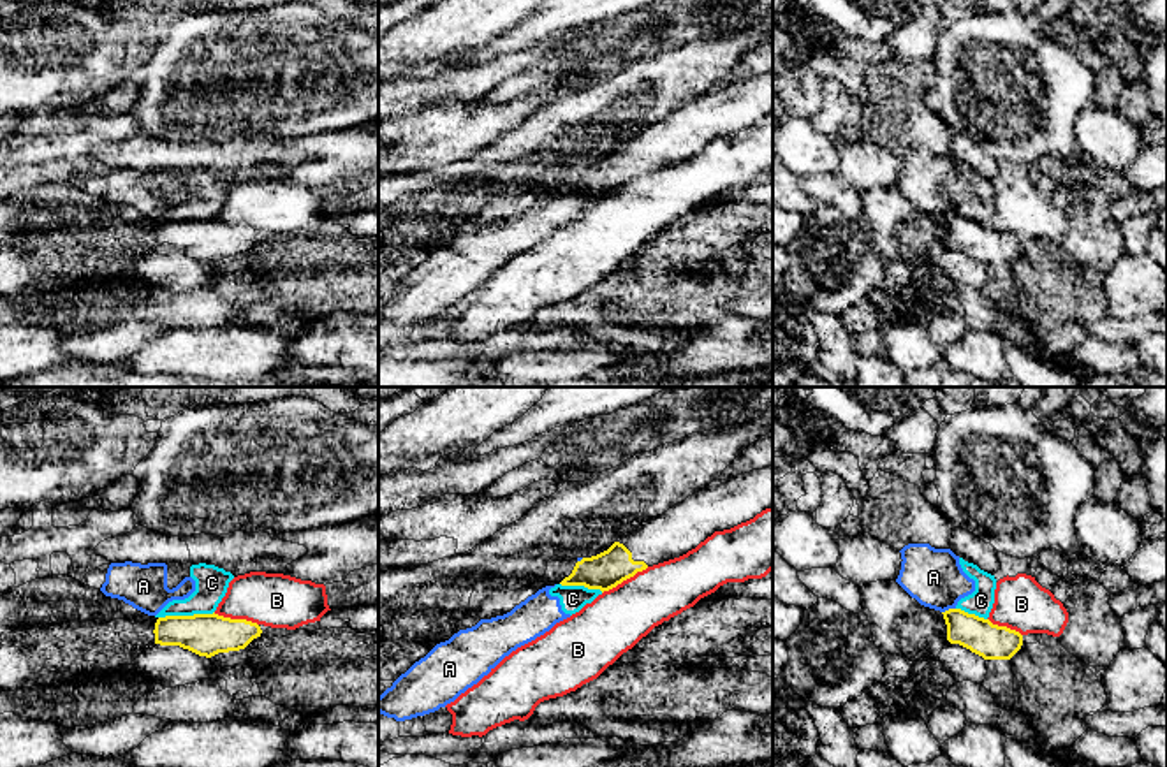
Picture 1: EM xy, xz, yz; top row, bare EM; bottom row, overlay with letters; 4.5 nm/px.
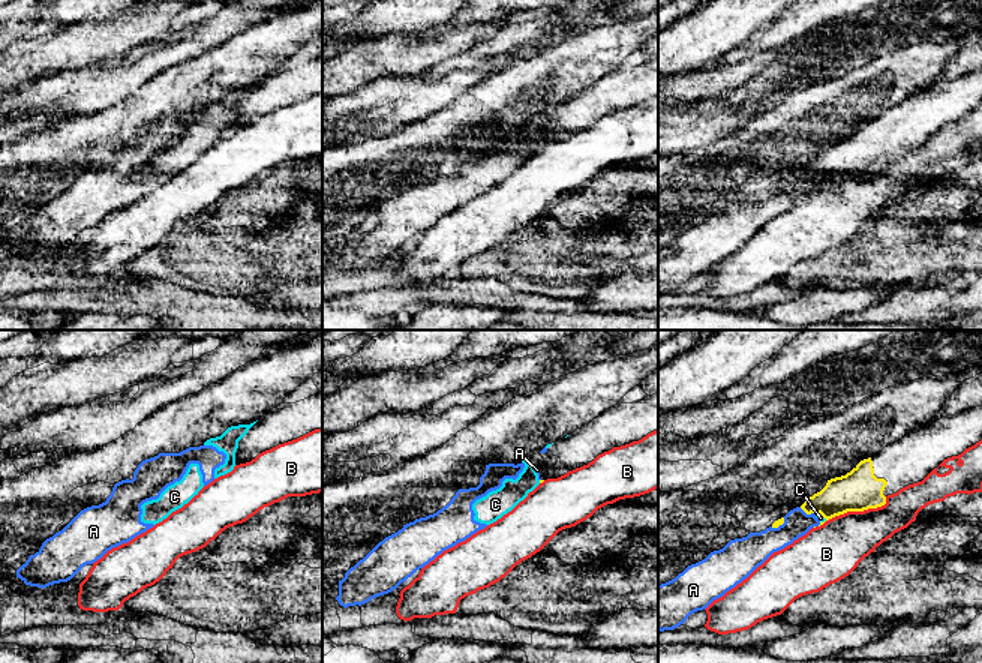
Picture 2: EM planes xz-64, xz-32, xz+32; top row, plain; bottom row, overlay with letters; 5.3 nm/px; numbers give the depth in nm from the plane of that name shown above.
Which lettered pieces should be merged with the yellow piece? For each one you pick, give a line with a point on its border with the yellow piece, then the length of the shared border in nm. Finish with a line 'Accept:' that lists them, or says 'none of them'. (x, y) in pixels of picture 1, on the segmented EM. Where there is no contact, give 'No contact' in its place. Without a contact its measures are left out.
Accept: none of them

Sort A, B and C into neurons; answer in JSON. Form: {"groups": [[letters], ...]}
{"groups": [["A", "C"], ["B"]]}

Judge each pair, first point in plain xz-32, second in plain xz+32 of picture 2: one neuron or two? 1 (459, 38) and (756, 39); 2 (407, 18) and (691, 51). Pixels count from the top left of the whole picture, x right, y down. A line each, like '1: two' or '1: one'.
1: two
2: one

